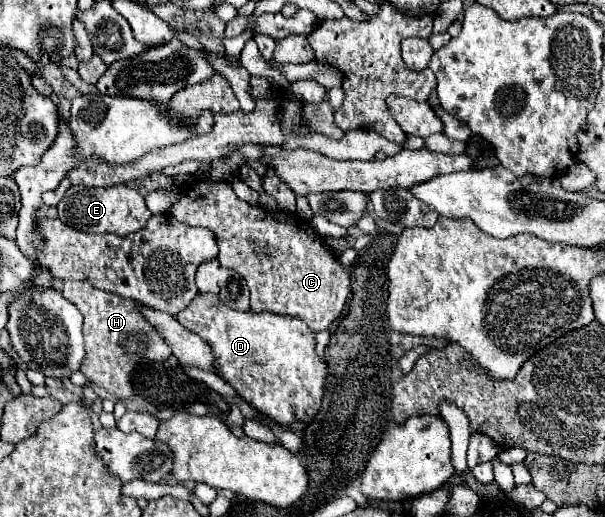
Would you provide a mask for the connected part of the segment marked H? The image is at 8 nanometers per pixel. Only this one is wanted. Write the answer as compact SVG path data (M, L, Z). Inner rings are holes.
M64 280L64 298L70 300L84 316L84 342L86 342L86 360L80 372L98 388L108 390L120 400L136 394L132 386L132 372L140 362L164 362L172 356L170 348L164 344L164 338L144 320L140 314L142 304L130 298L120 298L118 294L110 294L90 286L80 280Z

